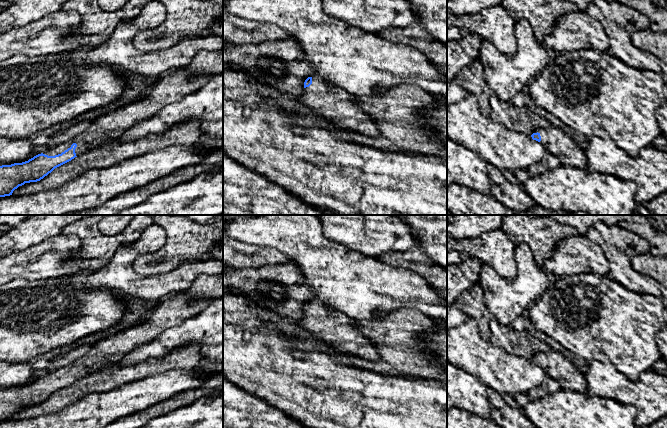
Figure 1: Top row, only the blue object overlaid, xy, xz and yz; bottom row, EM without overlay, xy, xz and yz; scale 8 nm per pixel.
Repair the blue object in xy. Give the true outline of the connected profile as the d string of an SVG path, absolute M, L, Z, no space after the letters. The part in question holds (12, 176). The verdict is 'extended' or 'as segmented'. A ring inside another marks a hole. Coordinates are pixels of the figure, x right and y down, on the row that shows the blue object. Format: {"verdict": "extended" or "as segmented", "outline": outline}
{"verdict": "extended", "outline": "M183 68L168 72L159 79L153 90L139 101L118 109L113 113L95 118L83 132L34 156L28 161L0 166L0 197L10 196L19 186L25 183L40 181L55 168L71 161L75 157L97 148L105 142L121 137L126 130L136 123L152 118L166 105L175 103L186 95L201 89L212 76L210 74L190 76Z"}

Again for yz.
{"verdict": "extended", "outline": "M550 126L540 128L531 135L533 140L540 142L545 151L557 156L561 165L586 168L587 158L584 149L580 148L570 135Z"}

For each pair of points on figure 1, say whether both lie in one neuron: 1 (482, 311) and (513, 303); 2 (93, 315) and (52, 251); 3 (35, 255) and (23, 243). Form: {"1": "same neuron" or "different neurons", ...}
{"1": "different neurons", "2": "different neurons", "3": "different neurons"}

